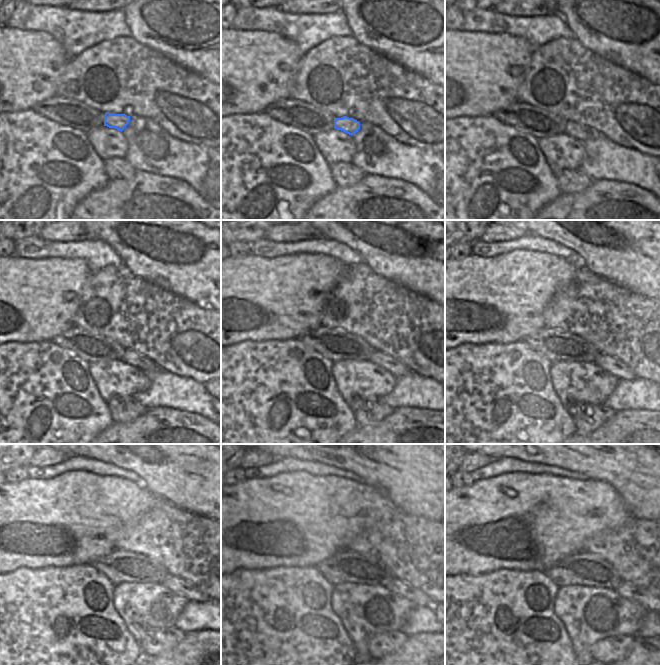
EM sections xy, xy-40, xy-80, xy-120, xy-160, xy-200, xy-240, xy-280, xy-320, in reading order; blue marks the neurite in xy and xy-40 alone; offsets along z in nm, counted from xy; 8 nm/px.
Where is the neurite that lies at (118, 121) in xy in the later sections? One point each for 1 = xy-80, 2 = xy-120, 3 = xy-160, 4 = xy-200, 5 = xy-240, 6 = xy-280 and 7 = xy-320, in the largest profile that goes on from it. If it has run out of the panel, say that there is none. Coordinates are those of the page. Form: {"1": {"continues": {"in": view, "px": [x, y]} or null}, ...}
{"1": {"continues": {"in": "xy-80", "px": [582, 133]}}, "2": {"continues": {"in": "xy-120", "px": [131, 357]}}, "3": {"continues": {"in": "xy-160", "px": [397, 369]}}, "4": {"continues": {"in": "xy-200", "px": [613, 365]}}, "5": {"continues": {"in": "xy-240", "px": [181, 588]}}, "6": {"continues": {"in": "xy-280", "px": [419, 598]}}, "7": {"continues": {"in": "xy-320", "px": [640, 595]}}}

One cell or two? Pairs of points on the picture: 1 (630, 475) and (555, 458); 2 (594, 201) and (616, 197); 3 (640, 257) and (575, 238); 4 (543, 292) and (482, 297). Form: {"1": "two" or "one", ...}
{"1": "one", "2": "one", "3": "one", "4": "one"}

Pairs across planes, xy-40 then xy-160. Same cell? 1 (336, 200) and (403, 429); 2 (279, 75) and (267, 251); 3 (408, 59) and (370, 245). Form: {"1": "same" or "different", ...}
{"1": "same", "2": "different", "3": "same"}

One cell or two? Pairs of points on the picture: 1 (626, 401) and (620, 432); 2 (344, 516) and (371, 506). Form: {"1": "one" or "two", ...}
{"1": "two", "2": "one"}

